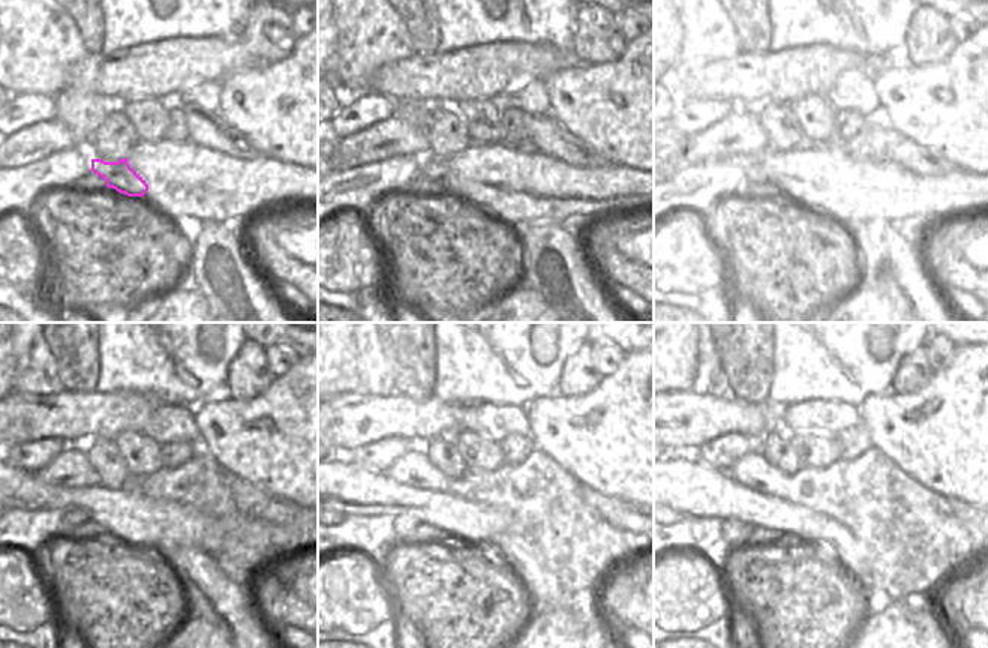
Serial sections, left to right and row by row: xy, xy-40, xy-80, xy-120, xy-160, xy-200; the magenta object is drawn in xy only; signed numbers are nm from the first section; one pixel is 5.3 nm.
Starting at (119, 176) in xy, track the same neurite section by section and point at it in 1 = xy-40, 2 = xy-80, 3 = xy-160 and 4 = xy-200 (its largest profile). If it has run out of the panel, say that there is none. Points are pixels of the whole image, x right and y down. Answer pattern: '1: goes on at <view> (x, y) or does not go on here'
1: goes on at xy-40 (438, 170)
2: goes on at xy-80 (754, 174)
3: goes on at xy-160 (402, 527)
4: goes on at xy-200 (733, 531)

